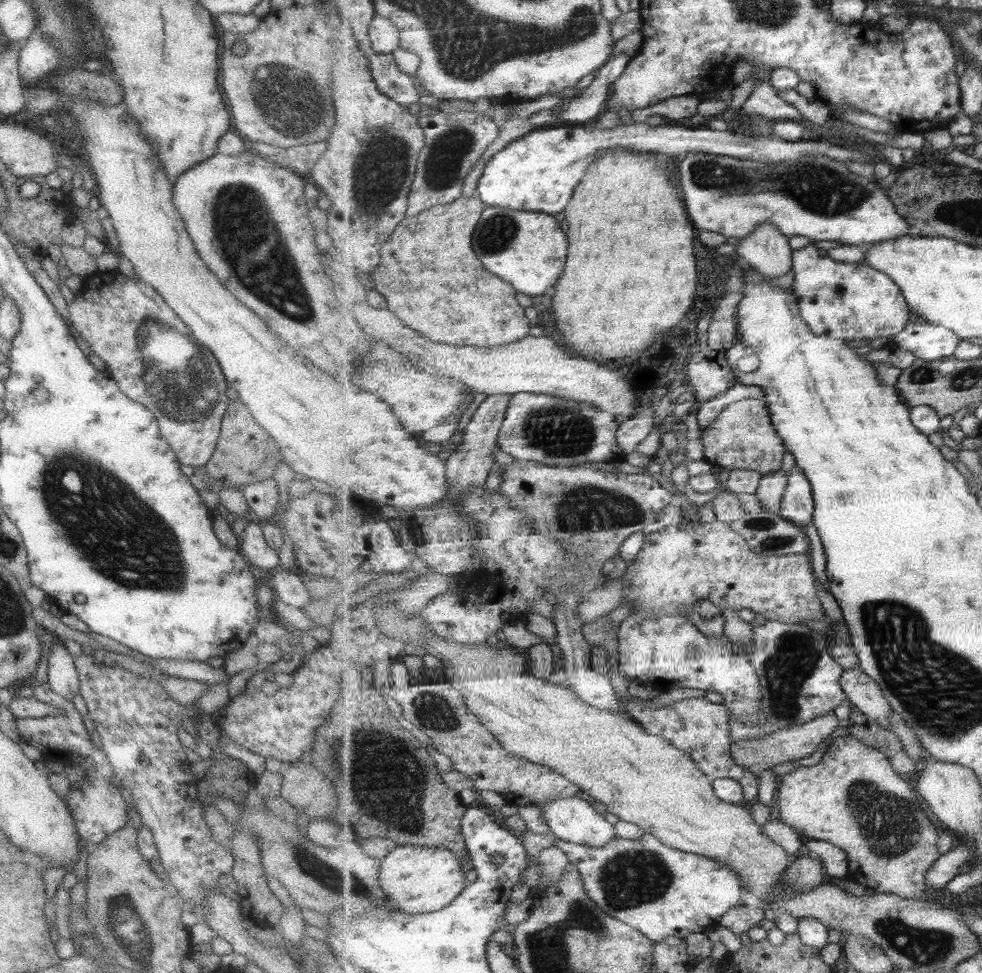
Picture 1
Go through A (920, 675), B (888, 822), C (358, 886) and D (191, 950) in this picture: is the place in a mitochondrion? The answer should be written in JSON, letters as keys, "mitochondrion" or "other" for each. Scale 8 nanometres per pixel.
{"A":"mitochondrion","B":"mitochondrion","C":"mitochondrion","D":"other"}

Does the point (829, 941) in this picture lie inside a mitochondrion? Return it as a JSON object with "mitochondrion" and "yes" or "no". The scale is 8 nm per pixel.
{"mitochondrion":"no"}

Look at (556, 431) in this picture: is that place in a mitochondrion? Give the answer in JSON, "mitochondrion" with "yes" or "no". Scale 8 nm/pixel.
{"mitochondrion":"yes"}

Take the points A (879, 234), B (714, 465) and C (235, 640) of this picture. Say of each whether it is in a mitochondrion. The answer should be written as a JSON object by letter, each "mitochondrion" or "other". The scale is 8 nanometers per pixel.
{"A":"other","B":"other","C":"other"}

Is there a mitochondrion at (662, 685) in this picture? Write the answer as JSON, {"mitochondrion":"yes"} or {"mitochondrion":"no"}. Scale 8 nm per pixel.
{"mitochondrion":"no"}

